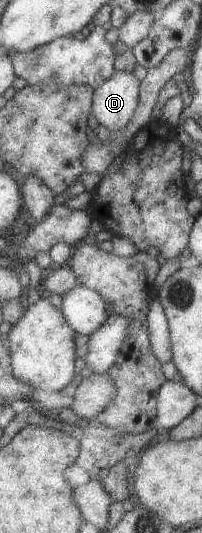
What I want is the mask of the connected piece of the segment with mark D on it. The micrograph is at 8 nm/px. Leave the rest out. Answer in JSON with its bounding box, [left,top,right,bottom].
[93,72,139,131]

